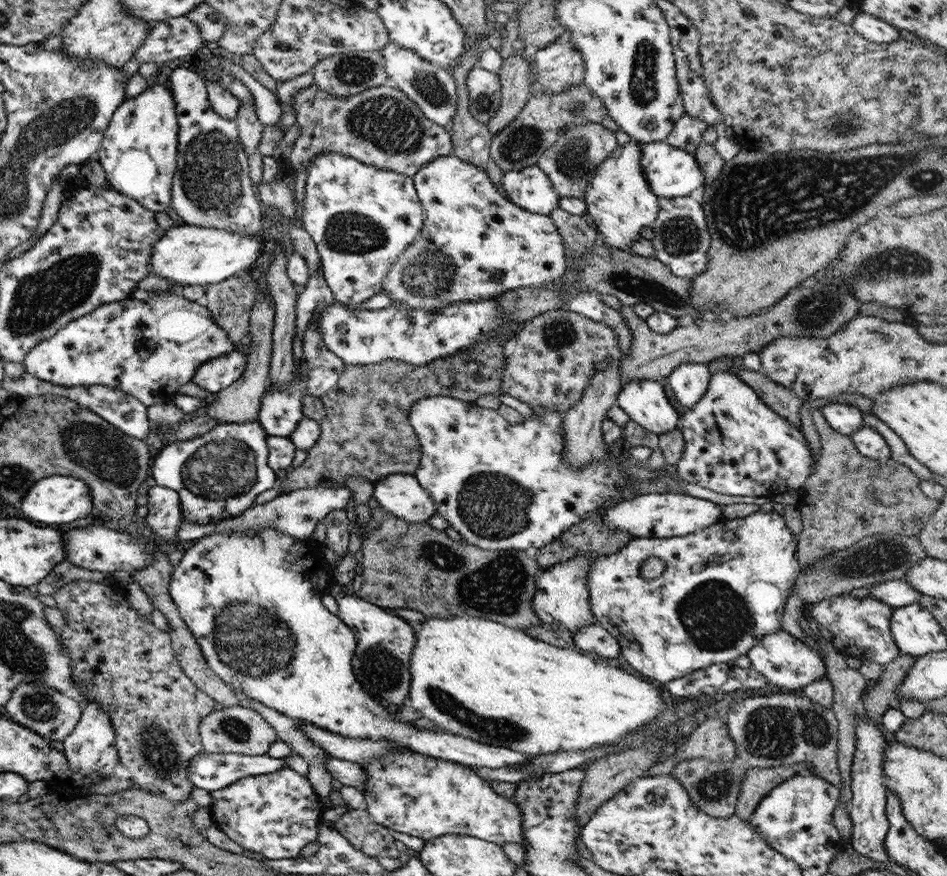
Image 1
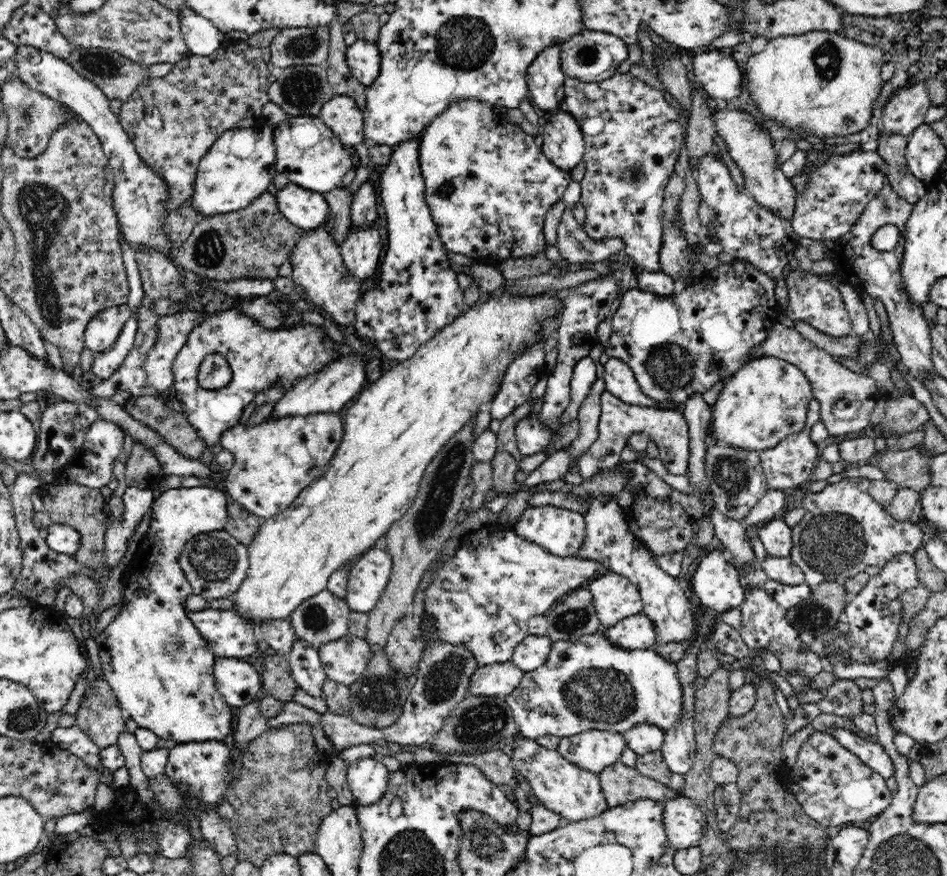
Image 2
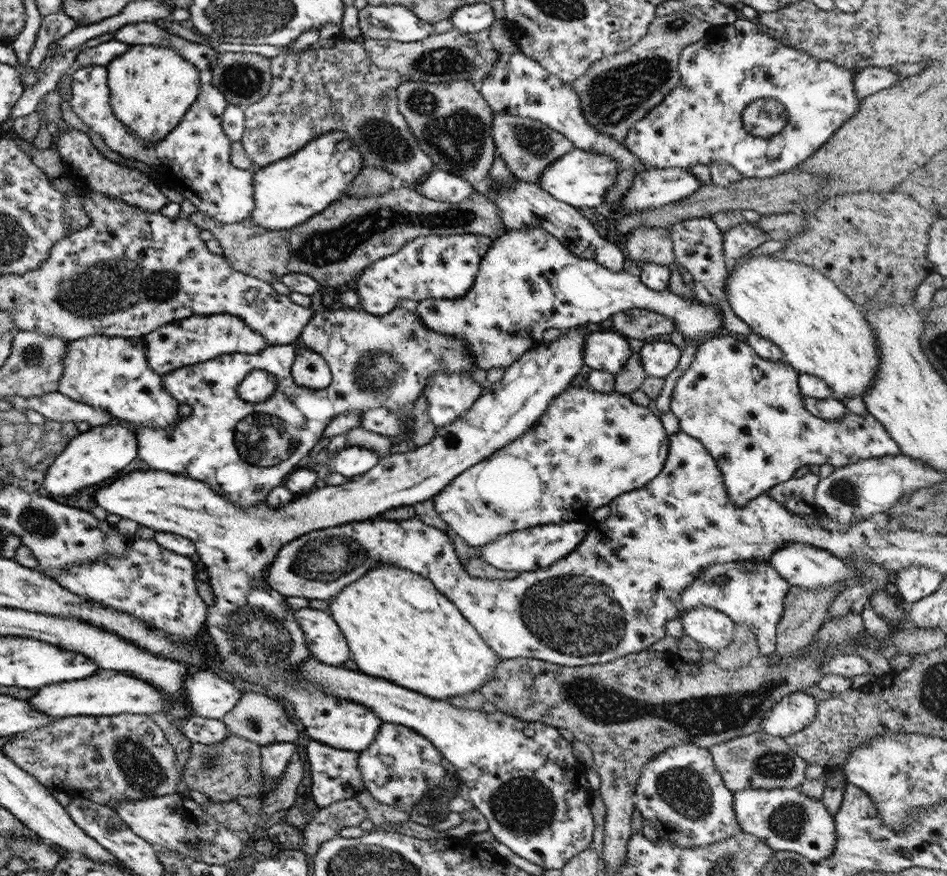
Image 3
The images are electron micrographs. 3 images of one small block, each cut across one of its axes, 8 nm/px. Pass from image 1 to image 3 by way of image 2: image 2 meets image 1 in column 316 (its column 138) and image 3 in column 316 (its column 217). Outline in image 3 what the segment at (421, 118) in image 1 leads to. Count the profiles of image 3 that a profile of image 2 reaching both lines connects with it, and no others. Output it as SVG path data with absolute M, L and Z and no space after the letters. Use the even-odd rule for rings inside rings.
M339 38L333 42L331 48L315 48L315 50L309 50L309 52L297 52L297 54L293 54L293 52L291 54L279 54L270 58L269 68L271 72L271 84L267 94L261 97L258 102L253 102L253 104L249 104L243 108L244 130L239 142L243 147L246 157L251 161L252 168L267 167L269 164L304 148L311 140L317 139L318 136L321 137L326 133L337 132L342 133L345 139L348 139L354 145L356 152L361 154L361 169L379 168L385 170L385 172L395 178L398 184L417 186L435 169L433 162L429 159L429 155L425 155L425 152L421 150L417 140L413 137L412 131L408 128L407 122L405 122L403 116L398 112L398 101L395 99L397 98L396 88L403 80L395 70L383 70L383 68L377 68L377 66L371 64L369 56L367 56L359 43L346 38Z

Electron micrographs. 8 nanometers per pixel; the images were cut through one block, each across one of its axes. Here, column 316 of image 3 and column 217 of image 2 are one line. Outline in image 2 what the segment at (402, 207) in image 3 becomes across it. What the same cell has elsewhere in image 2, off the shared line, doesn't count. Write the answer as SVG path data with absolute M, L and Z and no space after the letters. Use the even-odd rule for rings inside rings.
M271 190L259 194L246 208L228 214L206 214L196 223L190 237L172 253L174 263L202 279L228 282L242 279L274 279L278 267L287 261L303 230L282 215Z

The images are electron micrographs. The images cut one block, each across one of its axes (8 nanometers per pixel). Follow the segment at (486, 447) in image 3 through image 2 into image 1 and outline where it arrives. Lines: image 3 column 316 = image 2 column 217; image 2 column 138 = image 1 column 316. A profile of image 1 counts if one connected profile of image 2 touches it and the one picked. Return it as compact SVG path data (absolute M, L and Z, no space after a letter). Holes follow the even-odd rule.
M265 527L252 535L223 531L196 538L193 542L194 545L182 554L179 563L172 567L168 583L169 599L195 639L206 666L235 695L242 692L246 698L252 698L285 717L311 723L333 735L355 739L386 738L414 753L466 767L522 769L533 757L445 732L417 730L409 722L400 722L399 718L393 717L394 709L372 699L361 688L351 669L355 637L336 615L330 614L321 604L321 598L329 595L333 573L323 558L322 550L315 548L312 538L302 543L278 529Z

